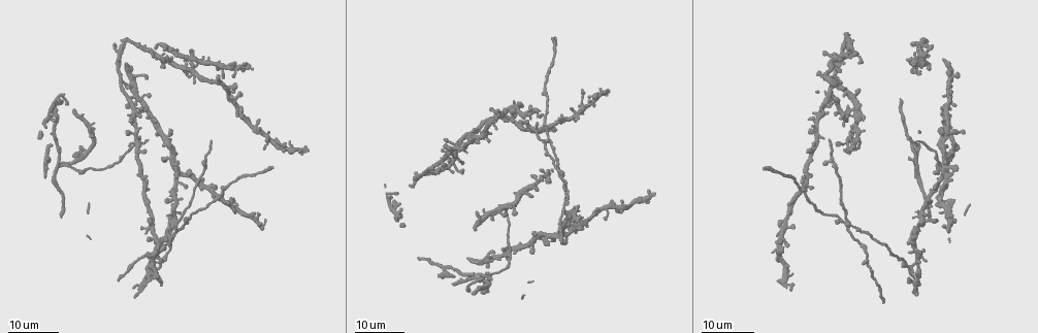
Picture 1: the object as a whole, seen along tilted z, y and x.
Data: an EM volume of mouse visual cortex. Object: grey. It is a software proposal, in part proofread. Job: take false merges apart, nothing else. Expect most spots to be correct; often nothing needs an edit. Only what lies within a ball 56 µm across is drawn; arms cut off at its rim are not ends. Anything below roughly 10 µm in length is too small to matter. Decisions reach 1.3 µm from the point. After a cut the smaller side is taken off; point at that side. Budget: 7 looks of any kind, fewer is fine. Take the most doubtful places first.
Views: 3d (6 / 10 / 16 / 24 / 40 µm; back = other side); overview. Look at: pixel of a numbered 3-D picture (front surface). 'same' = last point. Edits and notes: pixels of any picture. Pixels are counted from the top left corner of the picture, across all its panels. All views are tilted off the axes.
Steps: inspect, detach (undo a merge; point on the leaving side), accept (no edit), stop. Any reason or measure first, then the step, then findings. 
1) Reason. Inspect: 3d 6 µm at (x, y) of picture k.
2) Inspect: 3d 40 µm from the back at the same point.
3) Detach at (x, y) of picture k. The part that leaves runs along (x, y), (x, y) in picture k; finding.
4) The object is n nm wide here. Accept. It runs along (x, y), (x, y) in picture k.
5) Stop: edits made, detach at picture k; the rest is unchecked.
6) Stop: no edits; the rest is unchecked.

Three-way junction. Inspect: 3d 24 µm at (529, 126) of picture 1.

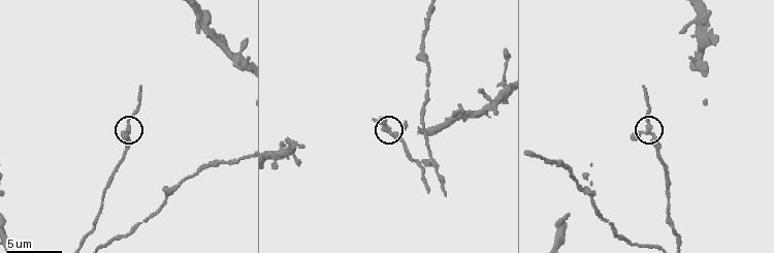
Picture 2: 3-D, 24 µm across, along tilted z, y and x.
Inspect: 3d 6 µm at (126, 124) of picture 2.

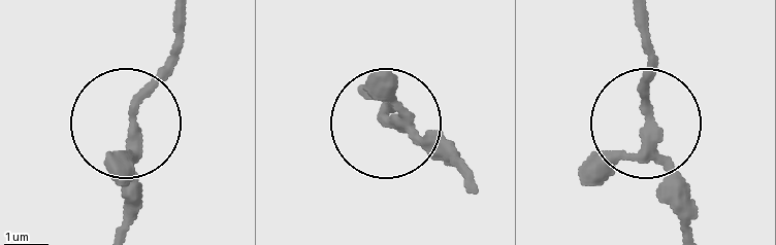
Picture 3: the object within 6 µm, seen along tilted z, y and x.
3 arms meet here. Accept. All the same neuron.

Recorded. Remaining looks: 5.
Inspect: 3d 6 µm at (197, 21) of picture 2.

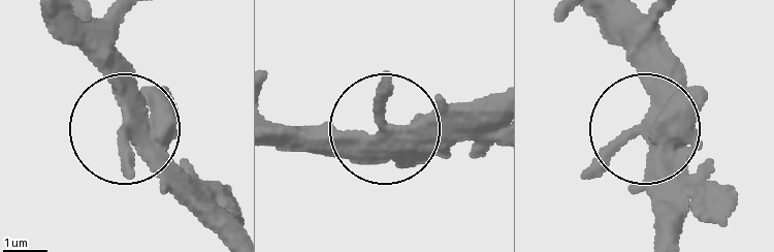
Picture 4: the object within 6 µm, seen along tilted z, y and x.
Accept. All the same neuron.

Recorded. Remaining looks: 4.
Inspect: 3d 24 µm at (163, 146) of picture 1.

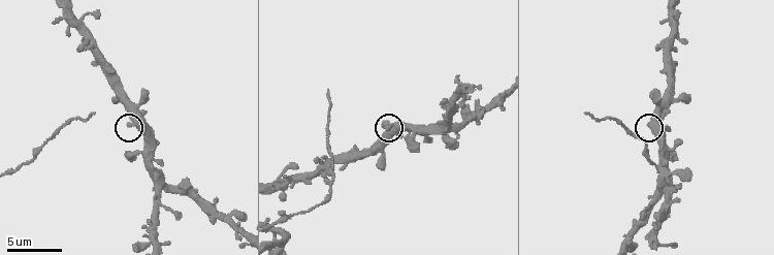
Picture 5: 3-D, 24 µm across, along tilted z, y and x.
Closer look. Inspect: 3d 6 µm at (130, 125) of picture 5.

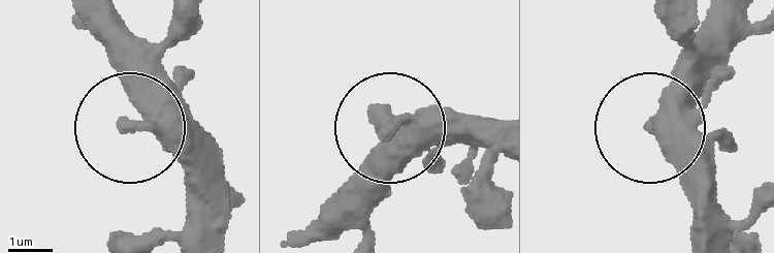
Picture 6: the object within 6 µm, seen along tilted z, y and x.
The side arm is 21 µm long. Accept. It runs along (497, 130), (396, 123), (384, 193) in picture 6; all the same neuron.

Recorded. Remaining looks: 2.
Stop: no edits; the rest is unchecked.

